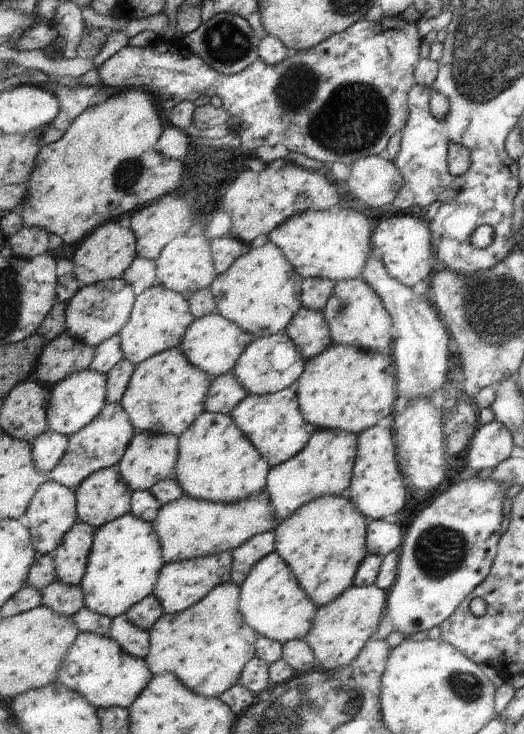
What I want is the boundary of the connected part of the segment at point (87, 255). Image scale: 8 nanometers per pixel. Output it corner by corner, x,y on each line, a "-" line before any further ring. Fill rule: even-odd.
111,220
100,226
76,250
71,273
58,278
58,301
69,303
85,286
92,286
99,282
116,280
123,277
127,270
134,265
138,257
138,238
131,228
123,228
118,220

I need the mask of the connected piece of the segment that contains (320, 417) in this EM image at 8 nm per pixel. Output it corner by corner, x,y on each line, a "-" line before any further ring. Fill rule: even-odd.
335,343
319,357
306,362
303,377
295,386
304,418
318,430
344,431
359,436
379,424
381,418
391,415
397,400
397,372
391,356

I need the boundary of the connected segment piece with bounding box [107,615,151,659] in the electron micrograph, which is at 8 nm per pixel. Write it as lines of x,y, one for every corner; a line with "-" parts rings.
126,615
114,618
114,624
107,636
114,639
127,654
139,659
145,659
149,655
151,649
149,631
132,624

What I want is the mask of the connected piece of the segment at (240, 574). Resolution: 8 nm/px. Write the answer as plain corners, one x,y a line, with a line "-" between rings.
275,530
256,535
250,541
245,542
239,549
231,552
234,565
232,566
231,581
241,587
249,577
251,570
263,558
276,552
276,532

